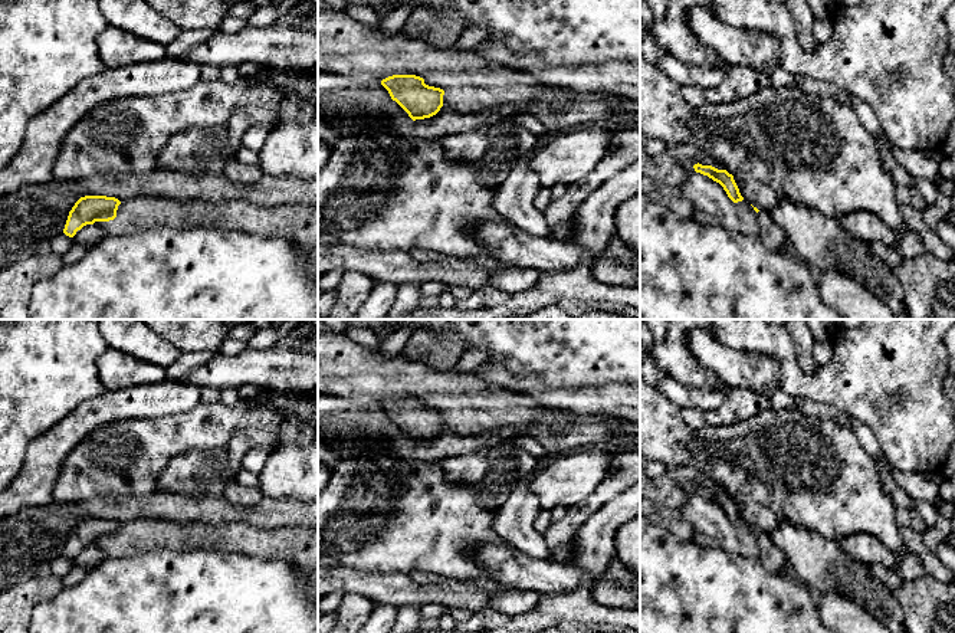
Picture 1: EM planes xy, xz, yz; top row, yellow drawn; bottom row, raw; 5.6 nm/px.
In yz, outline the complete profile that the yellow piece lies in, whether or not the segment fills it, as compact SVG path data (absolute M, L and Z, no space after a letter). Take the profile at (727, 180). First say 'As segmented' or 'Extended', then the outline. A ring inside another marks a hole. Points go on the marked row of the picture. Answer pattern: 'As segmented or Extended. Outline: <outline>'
As segmented. Outline: M695 164L693 165L696 173L700 173L703 176L708 176L709 178L712 178L713 181L719 183L723 190L726 191L728 197L734 201L742 201L744 197L739 193L739 188L734 180L734 176L729 174L726 170L718 170L712 165L702 165L702 164Z

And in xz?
As segmented. Outline: M393 75L383 79L381 85L413 121L430 118L443 106L444 91L426 85L420 76Z

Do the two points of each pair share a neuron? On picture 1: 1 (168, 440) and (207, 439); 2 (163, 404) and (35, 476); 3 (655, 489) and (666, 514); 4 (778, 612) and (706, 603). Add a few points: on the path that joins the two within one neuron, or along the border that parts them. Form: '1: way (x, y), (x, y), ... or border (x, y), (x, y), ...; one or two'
1: way (179, 439), (197, 439); one
2: way (128, 404), (112, 404), (85, 417), (61, 442); one
3: border (655, 505), (679, 509); two
4: way (761, 612), (724, 612); one

